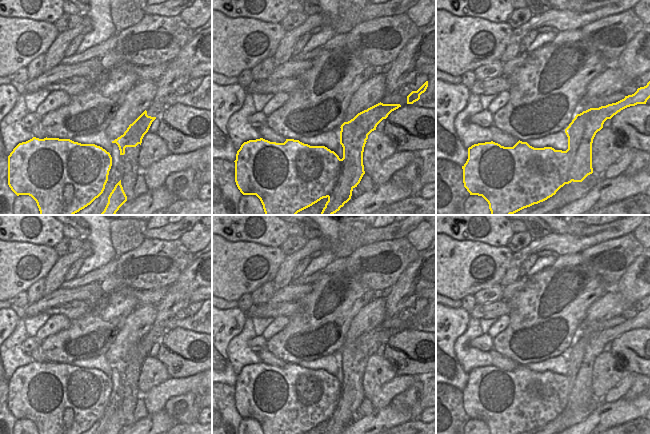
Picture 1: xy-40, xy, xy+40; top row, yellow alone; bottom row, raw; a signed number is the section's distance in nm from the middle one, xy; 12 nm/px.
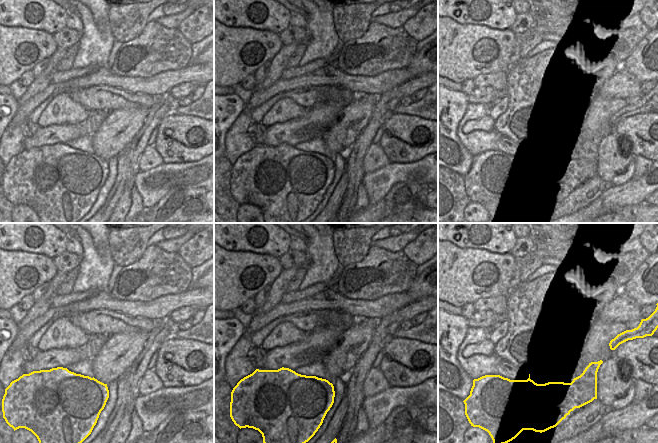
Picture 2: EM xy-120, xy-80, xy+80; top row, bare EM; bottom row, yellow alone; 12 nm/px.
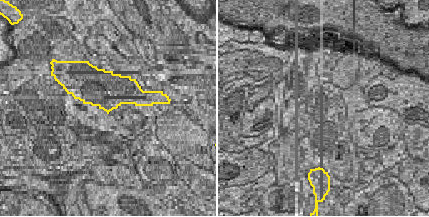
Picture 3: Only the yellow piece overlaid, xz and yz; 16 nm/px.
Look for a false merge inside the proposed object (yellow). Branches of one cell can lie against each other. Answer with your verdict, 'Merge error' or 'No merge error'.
Merge error

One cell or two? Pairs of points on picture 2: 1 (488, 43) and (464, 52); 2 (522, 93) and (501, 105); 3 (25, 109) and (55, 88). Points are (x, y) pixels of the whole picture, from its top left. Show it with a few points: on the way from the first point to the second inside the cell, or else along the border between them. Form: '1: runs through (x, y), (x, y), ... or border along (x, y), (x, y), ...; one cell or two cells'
1: runs through (482, 49), (470, 50); one cell
2: border along (507, 95), (508, 107), (495, 121); two cells
3: runs through (32, 103), (48, 91); one cell

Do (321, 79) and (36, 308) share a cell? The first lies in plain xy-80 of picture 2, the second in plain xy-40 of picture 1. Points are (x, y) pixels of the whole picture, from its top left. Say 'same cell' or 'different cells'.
same cell

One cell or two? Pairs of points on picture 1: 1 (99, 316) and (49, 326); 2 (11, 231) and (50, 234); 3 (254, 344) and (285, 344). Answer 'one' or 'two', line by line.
1: two
2: one
3: two

